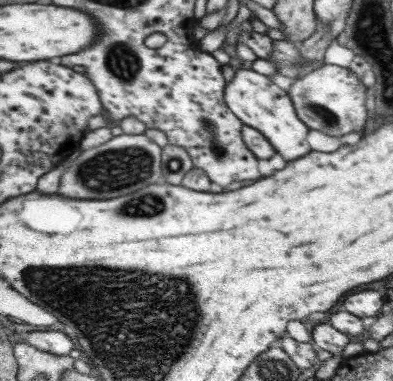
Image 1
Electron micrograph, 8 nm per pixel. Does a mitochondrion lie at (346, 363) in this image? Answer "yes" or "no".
no

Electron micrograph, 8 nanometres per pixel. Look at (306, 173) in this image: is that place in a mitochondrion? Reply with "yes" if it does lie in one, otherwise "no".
no

